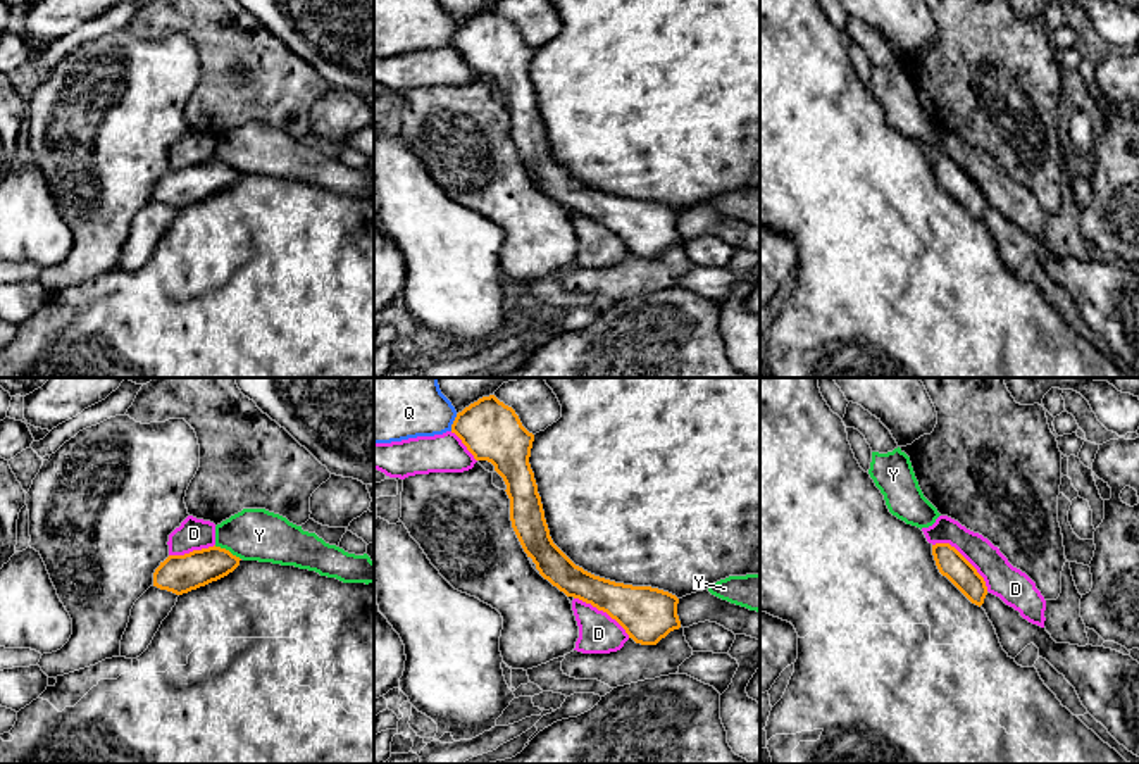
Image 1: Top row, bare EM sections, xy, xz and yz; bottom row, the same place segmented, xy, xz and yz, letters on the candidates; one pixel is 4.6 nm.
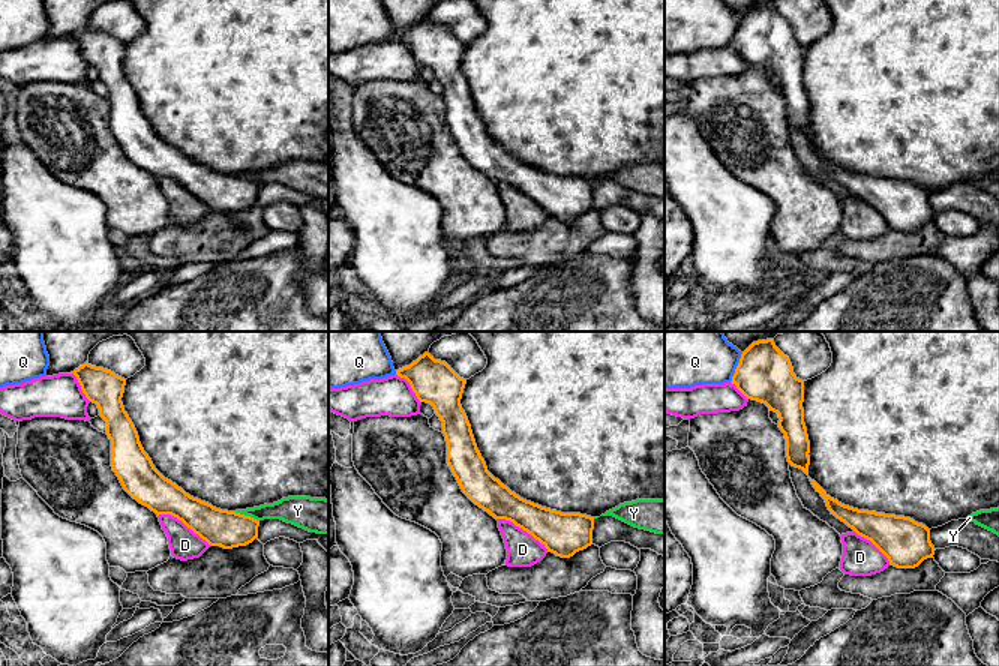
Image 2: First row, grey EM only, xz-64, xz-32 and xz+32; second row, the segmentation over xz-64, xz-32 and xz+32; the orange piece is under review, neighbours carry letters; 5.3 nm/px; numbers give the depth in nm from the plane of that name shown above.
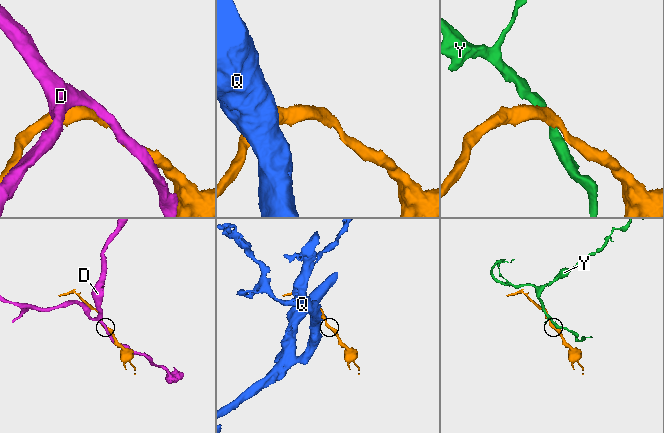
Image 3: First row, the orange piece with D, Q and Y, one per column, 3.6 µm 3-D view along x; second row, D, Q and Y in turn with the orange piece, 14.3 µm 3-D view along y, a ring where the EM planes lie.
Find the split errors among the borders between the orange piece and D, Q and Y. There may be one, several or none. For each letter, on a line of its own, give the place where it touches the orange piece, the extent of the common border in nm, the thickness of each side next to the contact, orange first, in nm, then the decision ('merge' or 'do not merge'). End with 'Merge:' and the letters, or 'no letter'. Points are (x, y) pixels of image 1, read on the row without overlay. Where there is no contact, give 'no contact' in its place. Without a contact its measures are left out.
D: contact yz (965, 173); length 340 nm; calibres 130 and 160 nm; do not merge
Q: contact xz (454, 37); length 90 nm; calibres 280 and 240 nm; do not merge
Y: contact xy (228, 164); length 140 nm; calibres 180 and 240 nm; do not merge
Merge: no letter

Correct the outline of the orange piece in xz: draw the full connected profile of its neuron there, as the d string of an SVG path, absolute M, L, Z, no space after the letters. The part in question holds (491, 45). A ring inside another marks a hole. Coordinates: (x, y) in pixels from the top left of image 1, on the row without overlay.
M495 9L457 28L455 47L476 74L488 74L507 98L512 141L539 188L567 210L591 217L615 233L641 259L657 259L681 241L679 212L651 200L594 190L576 179L551 153L529 78L534 48Z

